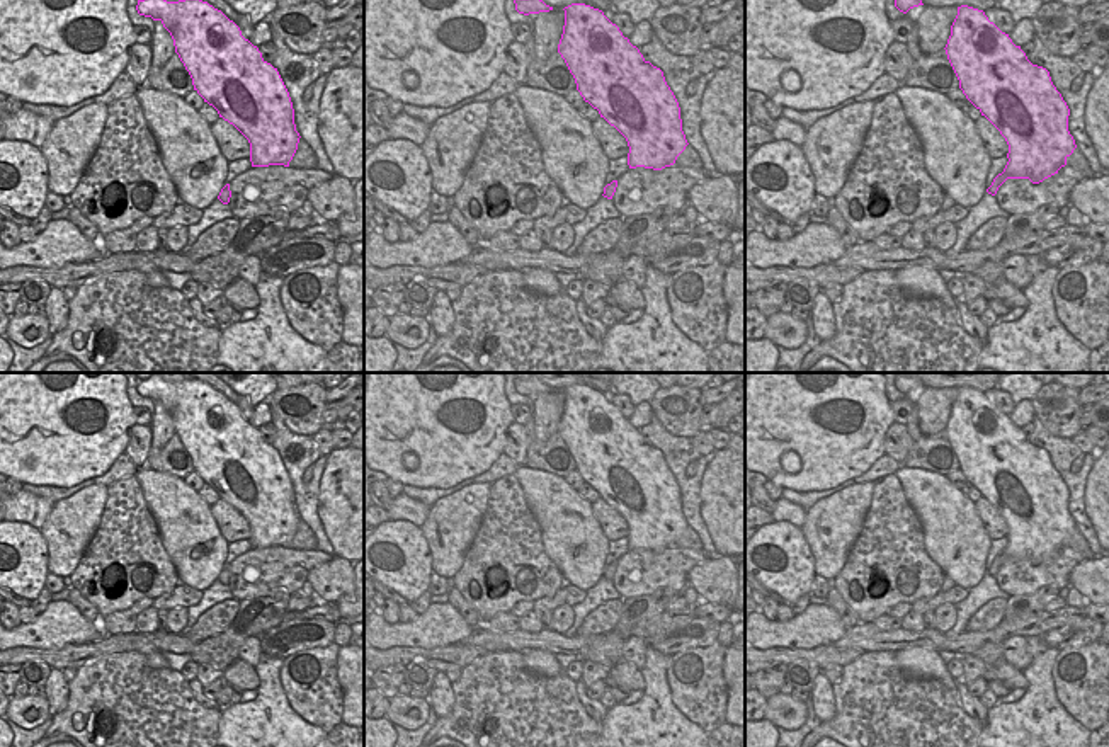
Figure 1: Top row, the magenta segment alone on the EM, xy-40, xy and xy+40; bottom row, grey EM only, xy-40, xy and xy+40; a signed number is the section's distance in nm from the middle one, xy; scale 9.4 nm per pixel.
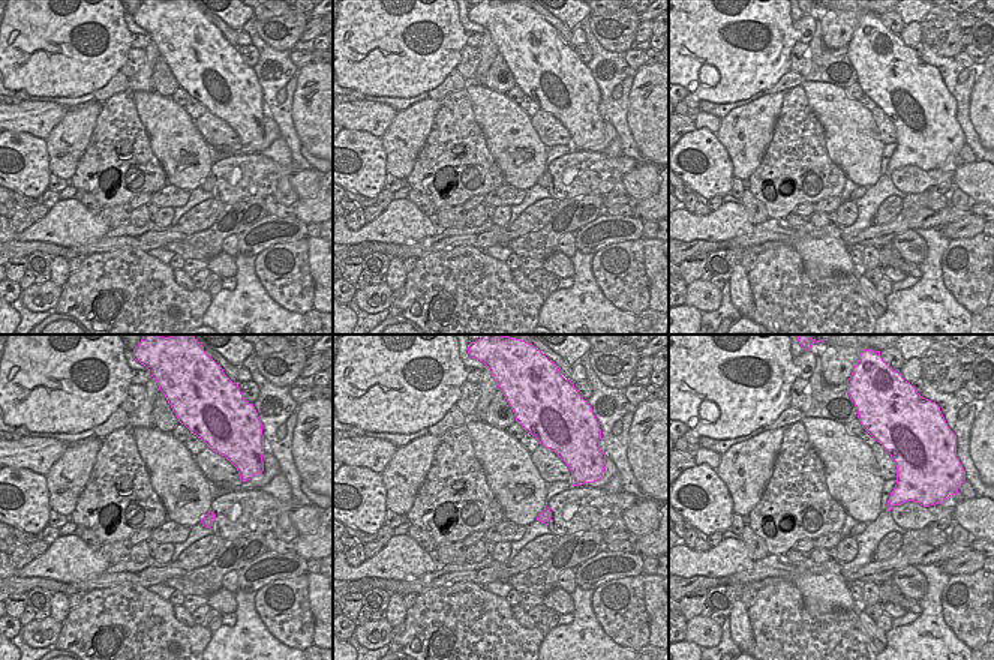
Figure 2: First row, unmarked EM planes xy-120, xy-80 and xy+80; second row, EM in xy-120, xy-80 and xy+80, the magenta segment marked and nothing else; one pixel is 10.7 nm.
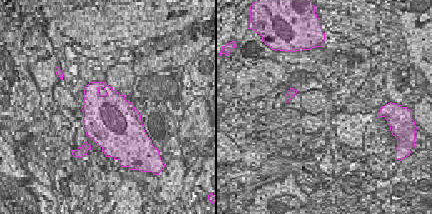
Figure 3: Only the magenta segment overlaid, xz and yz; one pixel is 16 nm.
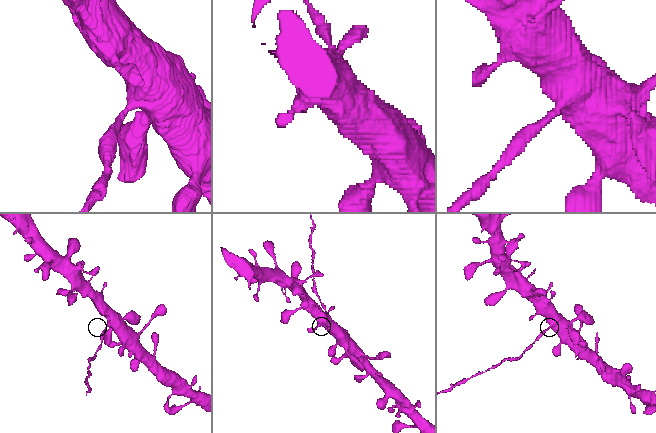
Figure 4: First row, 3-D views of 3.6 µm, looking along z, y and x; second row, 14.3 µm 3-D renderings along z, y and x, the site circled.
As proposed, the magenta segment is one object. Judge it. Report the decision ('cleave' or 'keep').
cleave

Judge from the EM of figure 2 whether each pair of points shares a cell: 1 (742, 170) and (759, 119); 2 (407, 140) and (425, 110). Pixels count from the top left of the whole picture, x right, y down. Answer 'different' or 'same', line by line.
1: same
2: same

